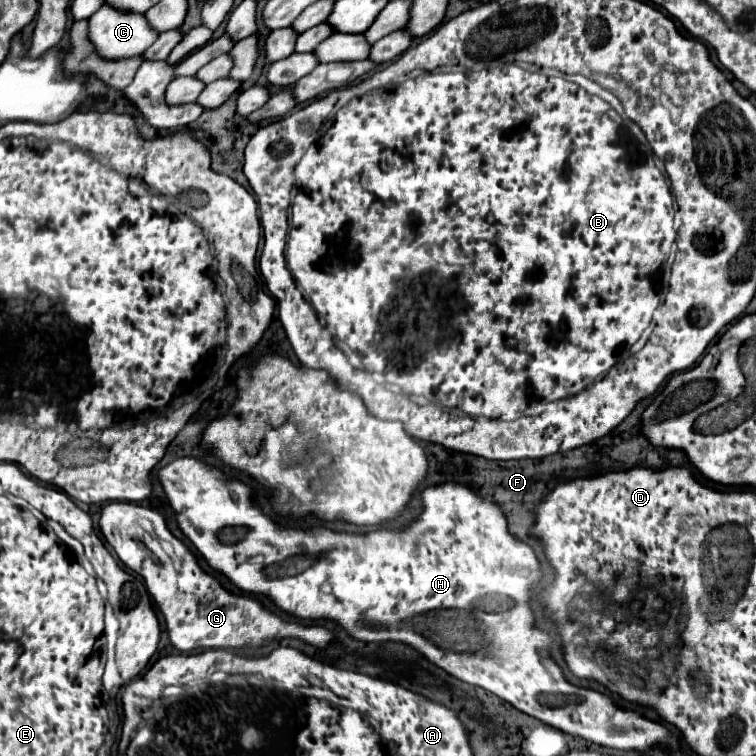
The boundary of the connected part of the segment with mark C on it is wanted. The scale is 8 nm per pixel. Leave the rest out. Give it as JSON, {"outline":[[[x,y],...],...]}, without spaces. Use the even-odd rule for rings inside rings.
{"outline":[[[104,4],[92,18],[90,18],[90,42],[96,46],[96,52],[104,58],[120,60],[138,56],[140,52],[148,50],[158,38],[158,32],[148,24],[144,12],[124,12],[110,4]]]}

